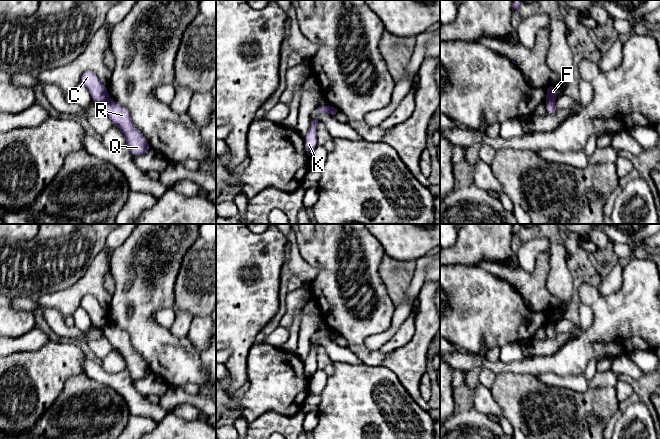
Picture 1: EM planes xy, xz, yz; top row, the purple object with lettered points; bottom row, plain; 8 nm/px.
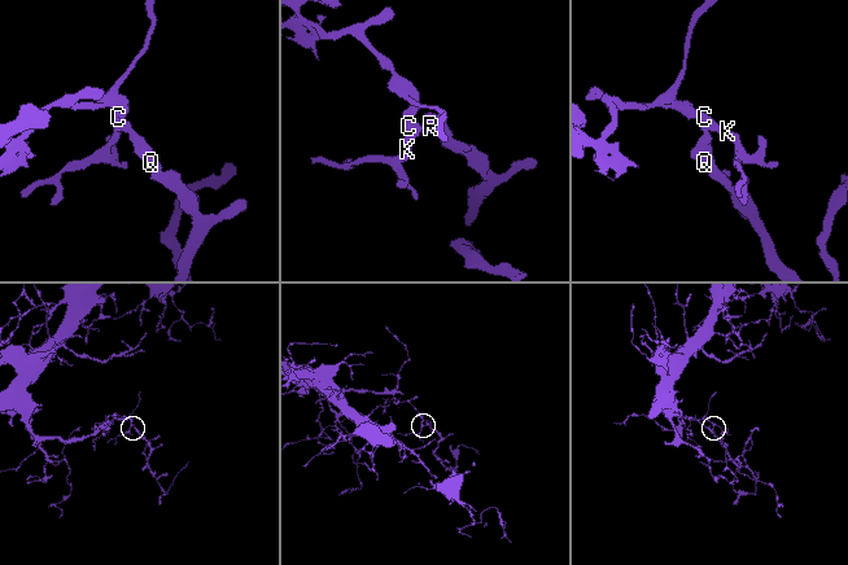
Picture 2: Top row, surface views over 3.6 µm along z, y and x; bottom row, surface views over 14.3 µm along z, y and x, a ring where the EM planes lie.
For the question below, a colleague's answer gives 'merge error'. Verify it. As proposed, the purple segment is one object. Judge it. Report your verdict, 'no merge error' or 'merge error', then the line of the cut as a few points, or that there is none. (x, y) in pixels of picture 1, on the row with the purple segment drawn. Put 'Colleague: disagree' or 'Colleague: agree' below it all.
merge error | yz (553, 99), (546, 101)
Colleague: agree

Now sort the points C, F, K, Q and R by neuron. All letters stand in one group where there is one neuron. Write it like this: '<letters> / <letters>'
C F K / Q R

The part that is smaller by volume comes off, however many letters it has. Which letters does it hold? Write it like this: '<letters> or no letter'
Q, R

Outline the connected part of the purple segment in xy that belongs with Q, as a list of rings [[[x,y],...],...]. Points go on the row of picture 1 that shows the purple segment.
[[[112,99],[104,102],[104,113],[119,128],[126,139],[126,146],[133,156],[141,156],[151,148],[144,135],[134,126],[129,110]]]

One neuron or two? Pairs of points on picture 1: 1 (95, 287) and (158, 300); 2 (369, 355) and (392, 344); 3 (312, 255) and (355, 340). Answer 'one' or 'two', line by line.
1: two
2: two
3: one

